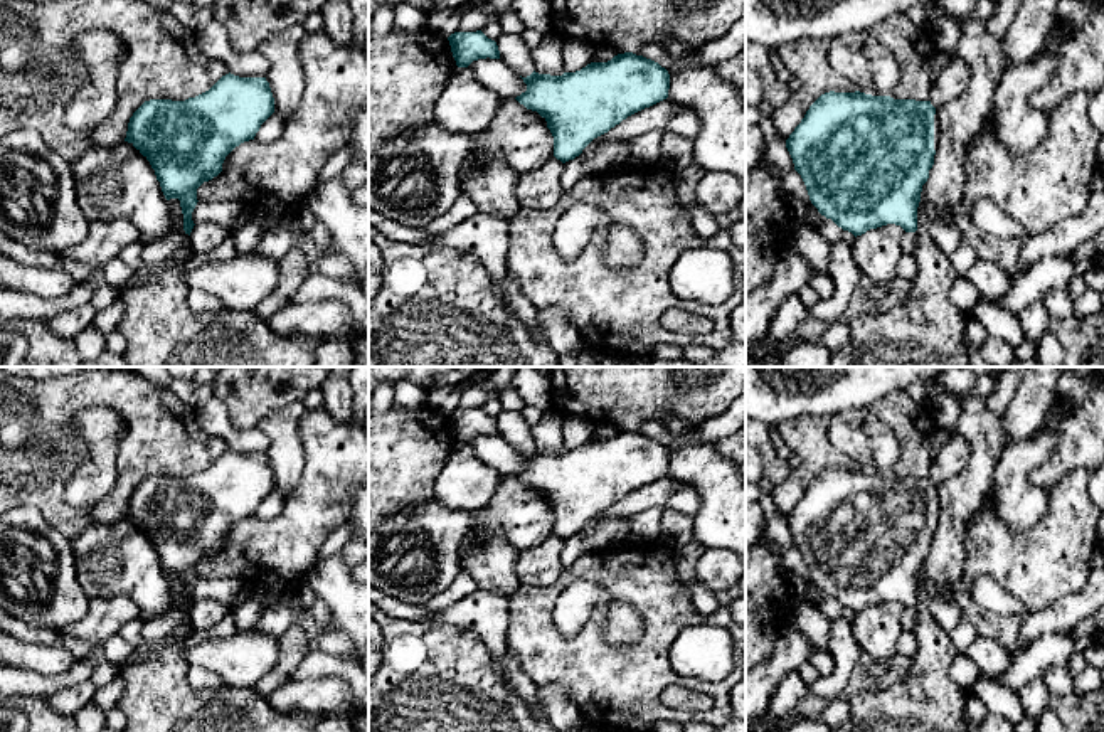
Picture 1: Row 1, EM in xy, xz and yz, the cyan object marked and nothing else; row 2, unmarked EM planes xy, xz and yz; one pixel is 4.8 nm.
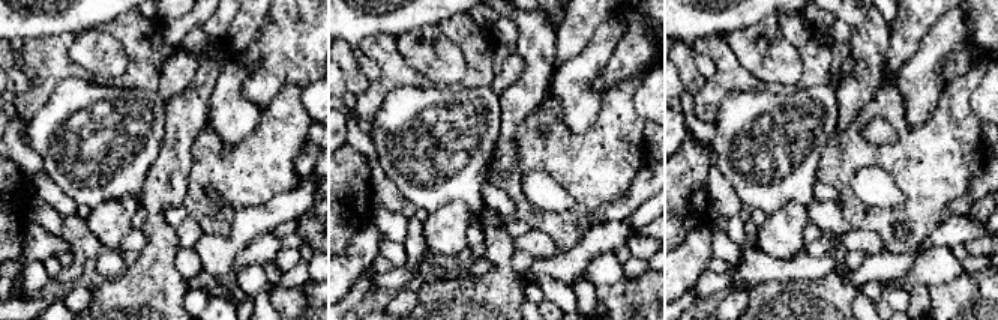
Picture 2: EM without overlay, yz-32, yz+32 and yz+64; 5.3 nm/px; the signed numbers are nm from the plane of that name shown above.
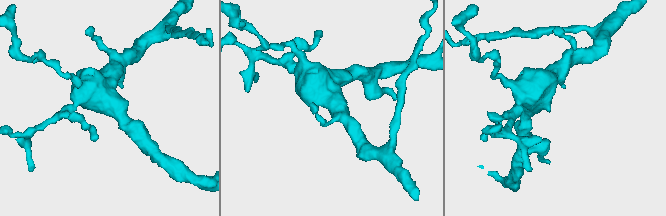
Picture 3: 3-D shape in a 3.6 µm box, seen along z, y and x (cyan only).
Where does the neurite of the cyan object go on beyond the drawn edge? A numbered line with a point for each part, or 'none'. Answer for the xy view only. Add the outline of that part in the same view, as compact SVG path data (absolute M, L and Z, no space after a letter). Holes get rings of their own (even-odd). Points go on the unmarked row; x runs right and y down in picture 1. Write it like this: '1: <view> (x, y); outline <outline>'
1: xy (152, 631); outline M180 609L175 614L165 614L155 621L145 621L141 628L143 643L155 644L183 623L190 623L190 613L185 609Z

